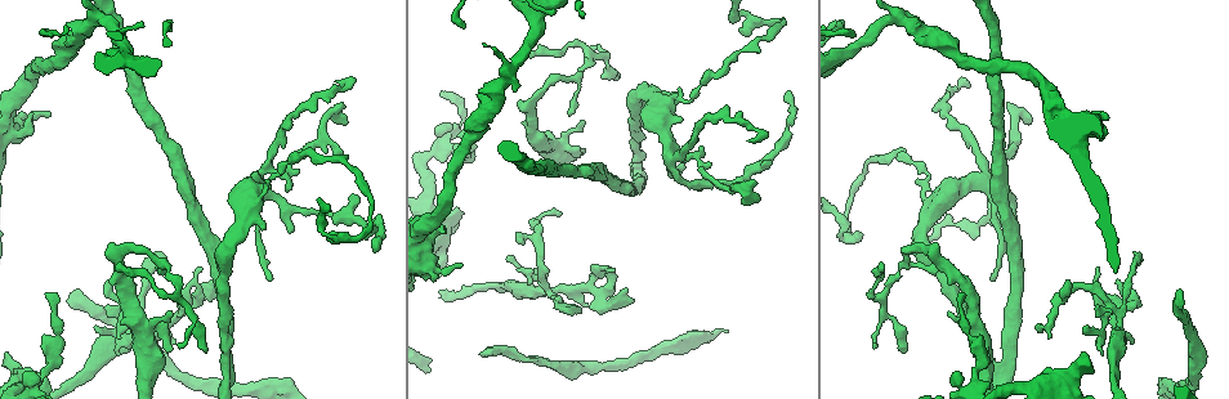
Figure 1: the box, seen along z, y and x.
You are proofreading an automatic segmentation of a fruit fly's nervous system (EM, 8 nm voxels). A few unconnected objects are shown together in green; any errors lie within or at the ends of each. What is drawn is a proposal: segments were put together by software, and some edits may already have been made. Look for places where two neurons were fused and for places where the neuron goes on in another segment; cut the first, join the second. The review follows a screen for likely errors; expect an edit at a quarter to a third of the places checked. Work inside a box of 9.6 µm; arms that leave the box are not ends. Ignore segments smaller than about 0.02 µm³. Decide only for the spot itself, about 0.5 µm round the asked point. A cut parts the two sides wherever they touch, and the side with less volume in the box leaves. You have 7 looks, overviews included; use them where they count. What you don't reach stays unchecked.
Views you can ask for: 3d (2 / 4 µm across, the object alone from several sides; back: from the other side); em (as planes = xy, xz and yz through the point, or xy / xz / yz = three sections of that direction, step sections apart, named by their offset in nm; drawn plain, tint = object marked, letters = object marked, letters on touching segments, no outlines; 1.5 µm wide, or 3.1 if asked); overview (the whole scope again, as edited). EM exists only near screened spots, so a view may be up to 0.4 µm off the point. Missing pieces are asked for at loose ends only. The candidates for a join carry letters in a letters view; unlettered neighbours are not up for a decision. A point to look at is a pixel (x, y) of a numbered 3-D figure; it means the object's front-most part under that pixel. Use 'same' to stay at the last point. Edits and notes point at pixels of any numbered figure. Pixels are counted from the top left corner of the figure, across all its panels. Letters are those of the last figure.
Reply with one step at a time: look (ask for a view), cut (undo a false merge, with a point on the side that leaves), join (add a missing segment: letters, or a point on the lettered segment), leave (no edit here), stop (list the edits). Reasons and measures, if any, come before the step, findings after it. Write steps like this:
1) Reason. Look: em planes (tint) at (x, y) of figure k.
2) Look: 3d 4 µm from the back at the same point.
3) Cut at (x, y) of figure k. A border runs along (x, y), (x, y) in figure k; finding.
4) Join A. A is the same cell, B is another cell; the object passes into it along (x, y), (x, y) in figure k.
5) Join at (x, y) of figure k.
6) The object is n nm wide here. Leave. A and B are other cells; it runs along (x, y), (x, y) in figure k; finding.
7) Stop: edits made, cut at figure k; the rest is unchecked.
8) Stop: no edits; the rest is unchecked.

Thin neck. Look: 3d 4 µm at (278, 175) of figure 1.

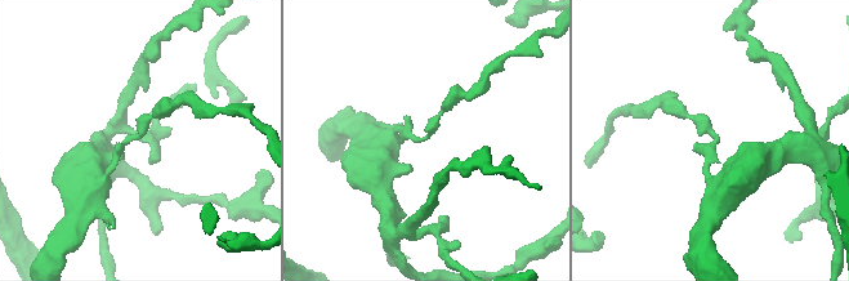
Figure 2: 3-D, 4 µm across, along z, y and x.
The arms are 190, 200 nm wide; need the tissue. Look: em planes (letters) at (138, 134) of figure 2.

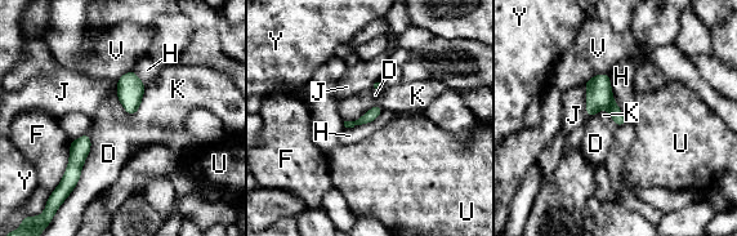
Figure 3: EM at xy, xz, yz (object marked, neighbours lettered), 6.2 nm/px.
The longest contact is with D, 360 nm. Leave. D, F, H, J, K, U, V and Y are other cells; a border runs along (383, 110), (370, 121), (345, 128) in figure 3; one neuron here.

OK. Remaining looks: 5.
Look: 3d 4 µm at (993, 281) of figure 1.

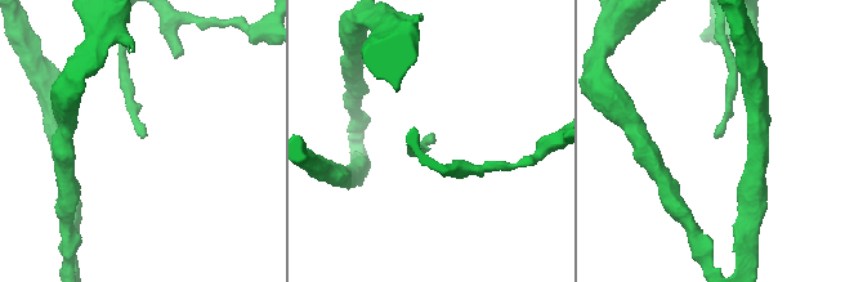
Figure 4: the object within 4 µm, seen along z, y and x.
Now the EM. Look: em planes (letters) at (144, 134) of figure 4.

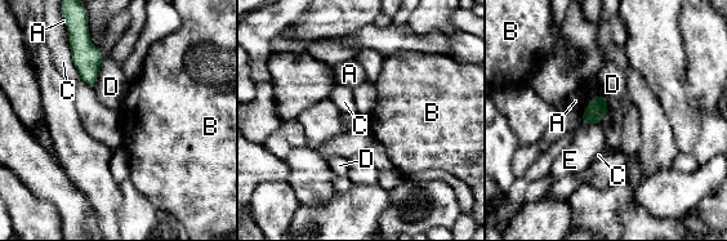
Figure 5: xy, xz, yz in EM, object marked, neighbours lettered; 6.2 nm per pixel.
Leave. A, B, C, D and E are other cells; a border runs along (598, 93), (588, 102), (584, 111) in figure 5; no lettered segment goes on from it.

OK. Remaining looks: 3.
Free end. Look: 3d 2 µm at (1039, 329) of figure 1.

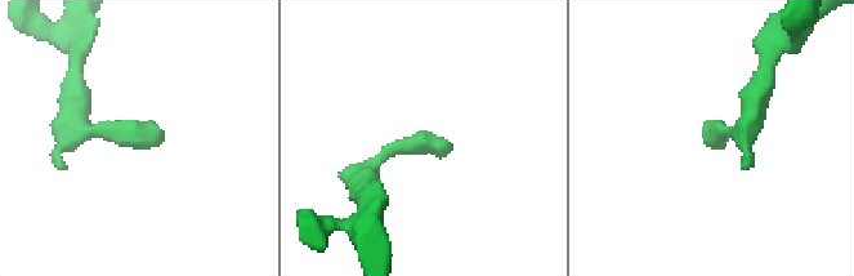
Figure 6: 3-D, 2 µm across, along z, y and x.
Shape alone is not enough. Look: em planes (letters) at (156, 129) of figure 6.

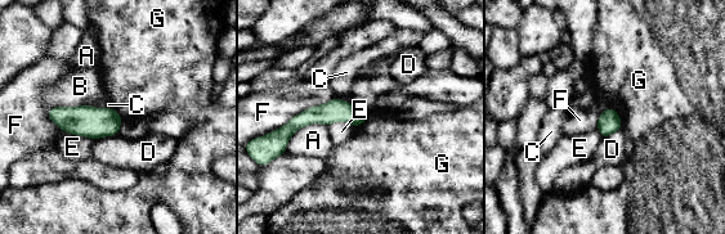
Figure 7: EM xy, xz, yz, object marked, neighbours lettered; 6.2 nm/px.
Leave. A, B, C, D, E, F and G are other cells; a border runs along (609, 106), (618, 116), (622, 127) in figure 7; none of them fits.

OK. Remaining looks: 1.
Stop: no edits; the rest is unchecked.

